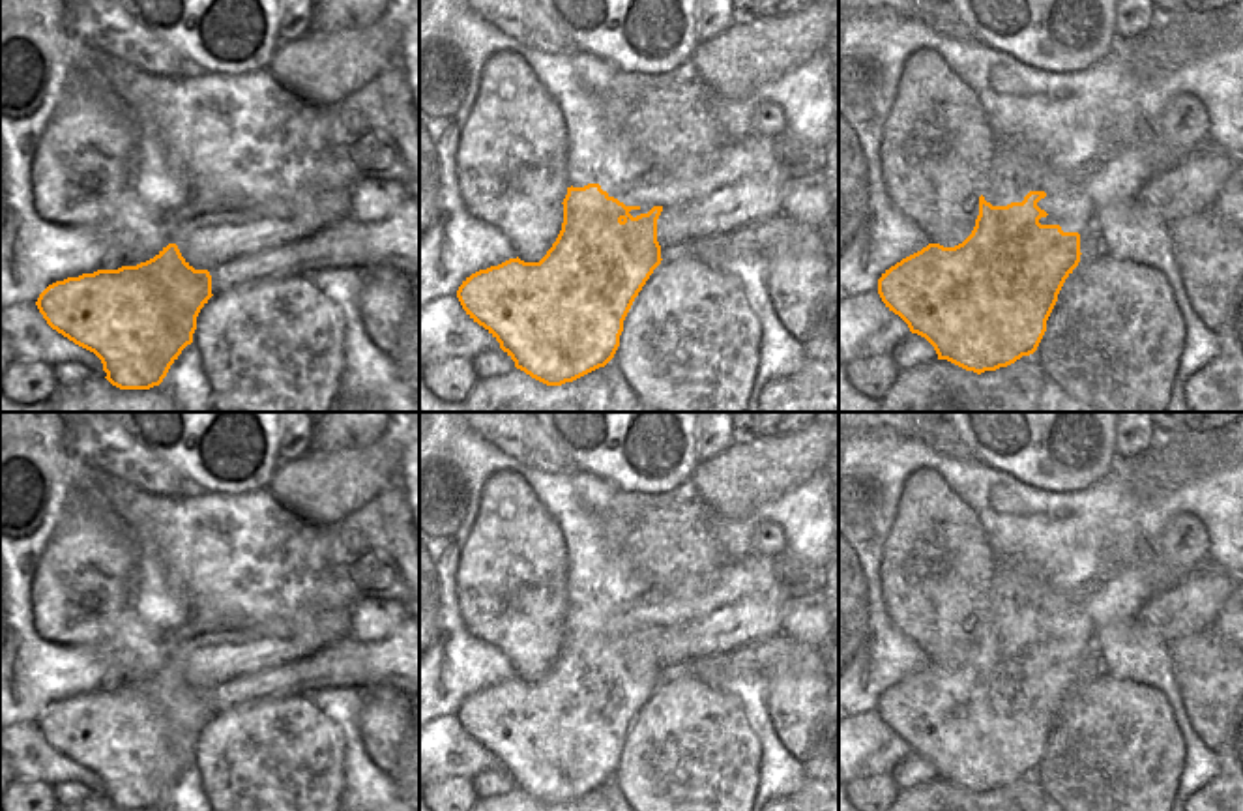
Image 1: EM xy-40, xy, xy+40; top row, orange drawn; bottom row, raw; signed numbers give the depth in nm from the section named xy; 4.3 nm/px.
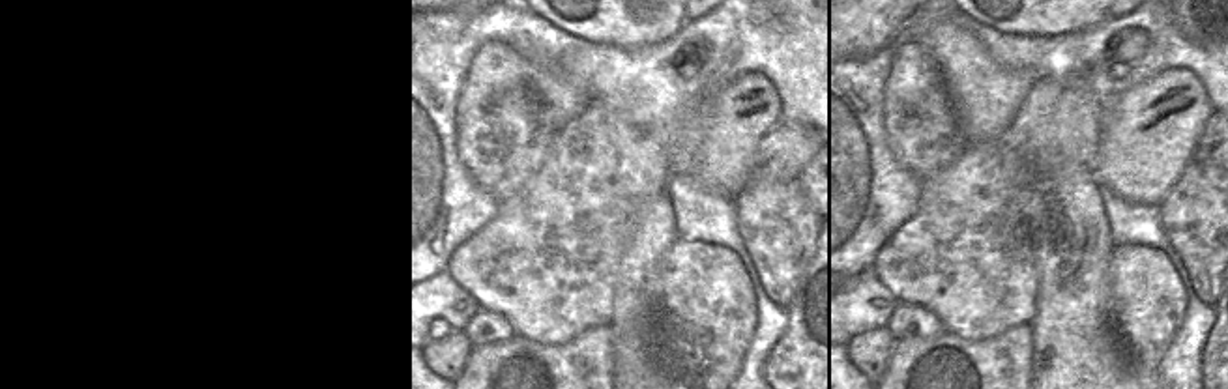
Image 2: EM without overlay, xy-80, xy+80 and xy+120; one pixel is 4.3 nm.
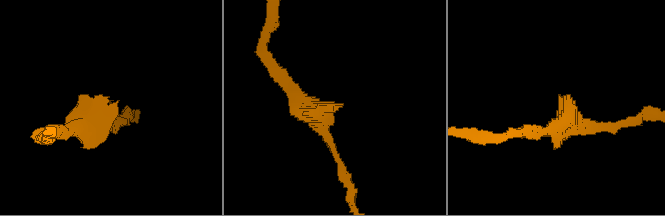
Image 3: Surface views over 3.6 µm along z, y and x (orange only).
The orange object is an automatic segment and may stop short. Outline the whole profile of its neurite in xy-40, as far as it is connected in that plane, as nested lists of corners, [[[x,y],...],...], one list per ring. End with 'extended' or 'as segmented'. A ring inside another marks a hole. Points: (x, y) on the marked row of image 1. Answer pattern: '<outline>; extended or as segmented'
[[[176,243],[154,258],[118,270],[97,270],[49,285],[36,305],[47,324],[94,352],[107,380],[120,390],[159,386],[182,350],[193,343],[197,317],[212,298],[212,275],[195,270]]]; as segmented

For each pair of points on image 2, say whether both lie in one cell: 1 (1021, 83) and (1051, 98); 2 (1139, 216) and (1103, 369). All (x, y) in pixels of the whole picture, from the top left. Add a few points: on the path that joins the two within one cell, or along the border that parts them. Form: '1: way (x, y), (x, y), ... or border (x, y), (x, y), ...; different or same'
1: border (1036, 79), (1009, 128); different
2: border (1101, 202), (1114, 245); different

